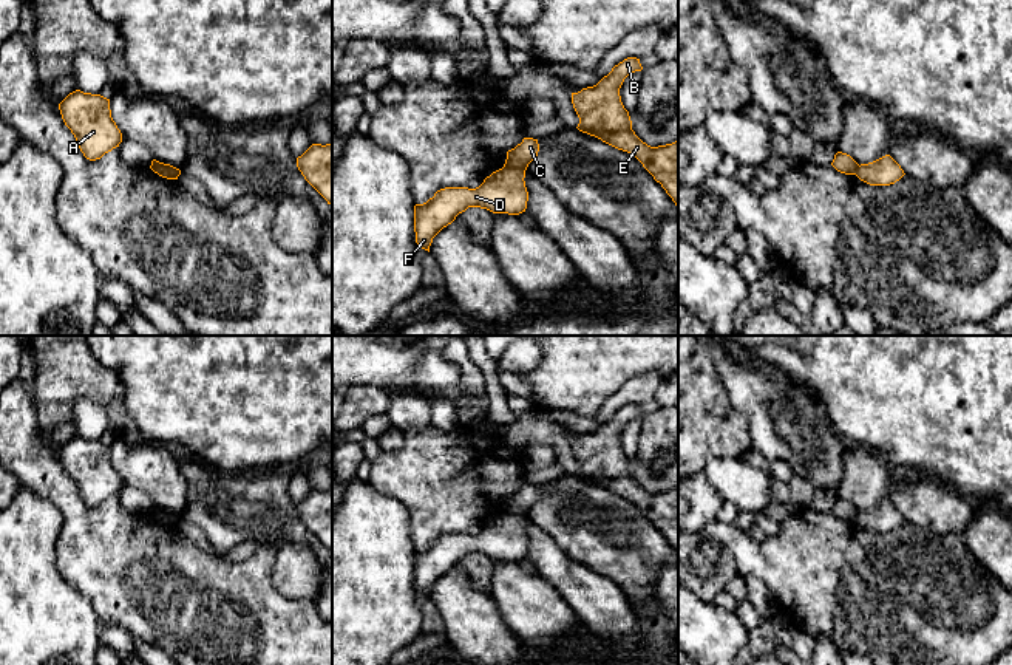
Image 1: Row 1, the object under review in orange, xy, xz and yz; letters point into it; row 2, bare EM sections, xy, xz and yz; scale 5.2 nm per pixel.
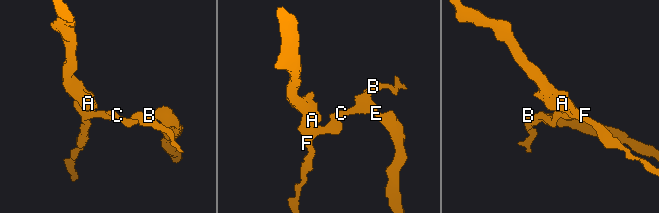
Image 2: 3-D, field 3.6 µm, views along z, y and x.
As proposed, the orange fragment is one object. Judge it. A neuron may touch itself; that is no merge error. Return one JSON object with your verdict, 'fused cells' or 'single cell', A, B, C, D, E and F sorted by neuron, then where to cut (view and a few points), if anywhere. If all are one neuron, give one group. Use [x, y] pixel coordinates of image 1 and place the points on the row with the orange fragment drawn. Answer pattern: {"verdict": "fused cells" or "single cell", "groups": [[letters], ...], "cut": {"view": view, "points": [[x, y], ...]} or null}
{"verdict": "fused cells", "groups": [["A", "D", "F"], ["B", "C", "E"]], "cut": {"view": "xz", "points": [[504, 166], [524, 170]]}}

